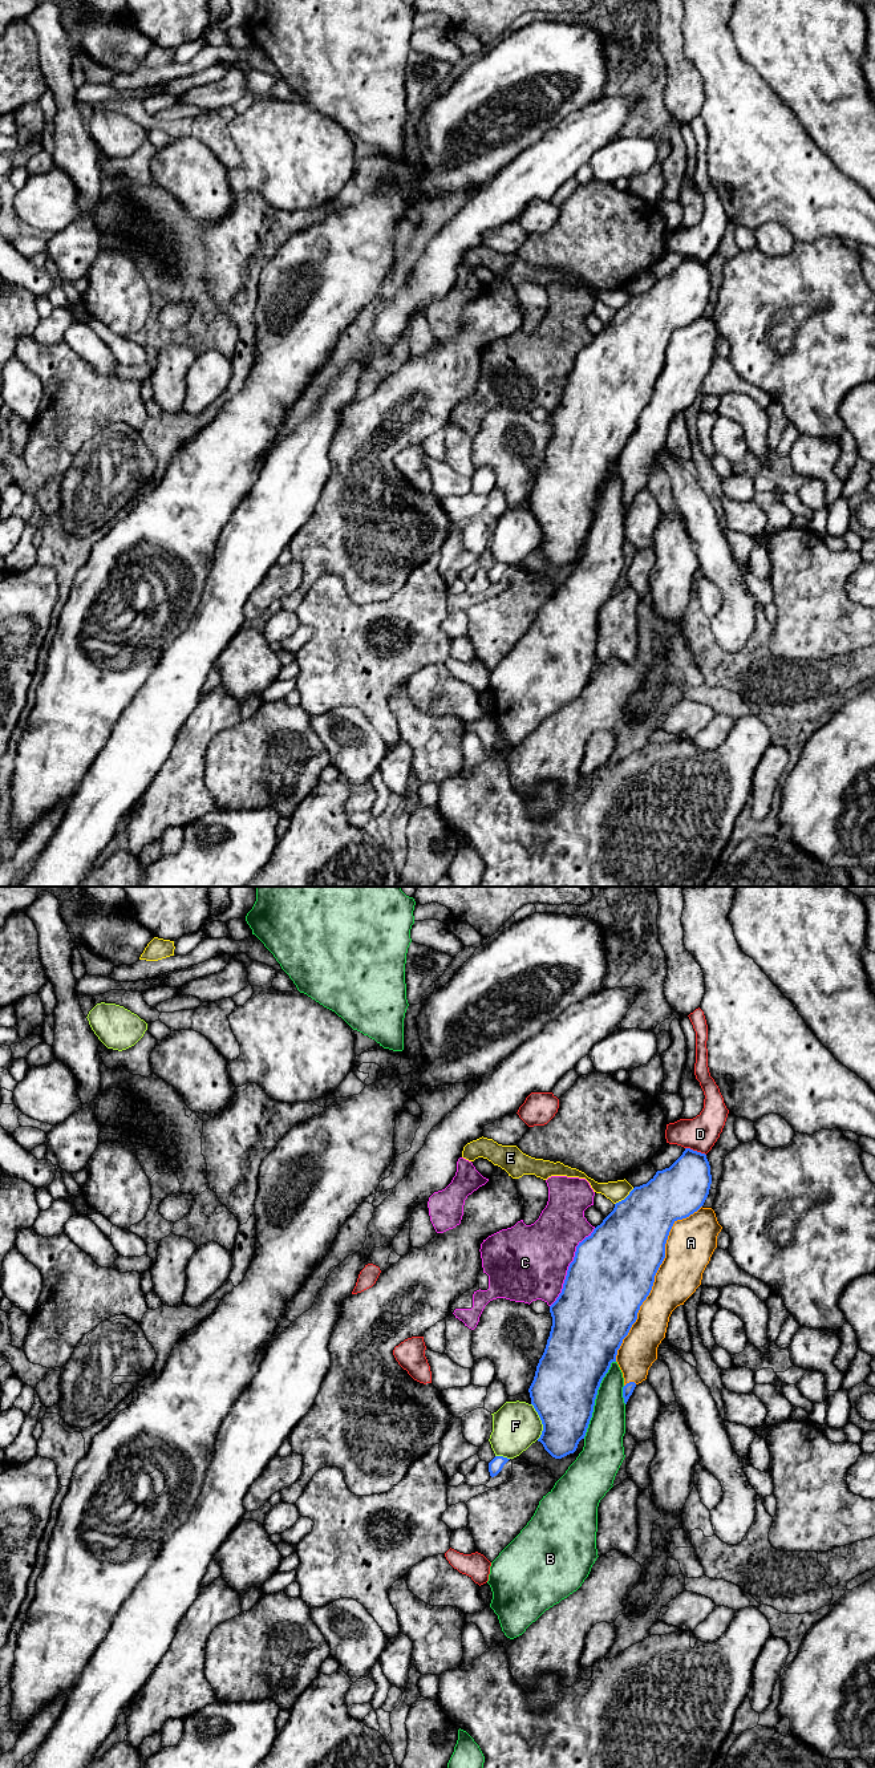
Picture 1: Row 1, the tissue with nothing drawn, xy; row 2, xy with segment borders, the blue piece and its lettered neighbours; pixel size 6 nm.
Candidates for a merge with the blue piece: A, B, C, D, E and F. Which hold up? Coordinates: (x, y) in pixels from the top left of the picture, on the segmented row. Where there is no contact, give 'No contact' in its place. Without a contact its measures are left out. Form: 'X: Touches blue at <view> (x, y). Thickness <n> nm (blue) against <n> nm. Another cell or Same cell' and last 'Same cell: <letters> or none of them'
A: Touches blue at xy (653, 1278). Thickness 500 nm (blue) against 280 nm. Same cell
B: Touches blue at xy (595, 1398). Thickness 400 nm (blue) against 220 nm. Another cell
C: Touches blue at xy (568, 1268). Thickness 500 nm (blue) against 460 nm. Another cell
D: Touches blue at xy (696, 1151). Thickness 320 nm (blue) against 200 nm. Another cell
E: Touches blue at xy (626, 1197). Thickness 400 nm (blue) against 130 nm. Another cell
F: Touches blue at xy (542, 1422). Thickness 400 nm (blue) against 280 nm. Another cell
Same cell: A

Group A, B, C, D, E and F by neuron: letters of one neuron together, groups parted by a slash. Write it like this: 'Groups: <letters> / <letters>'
Groups: A / B / C / D / E / F

